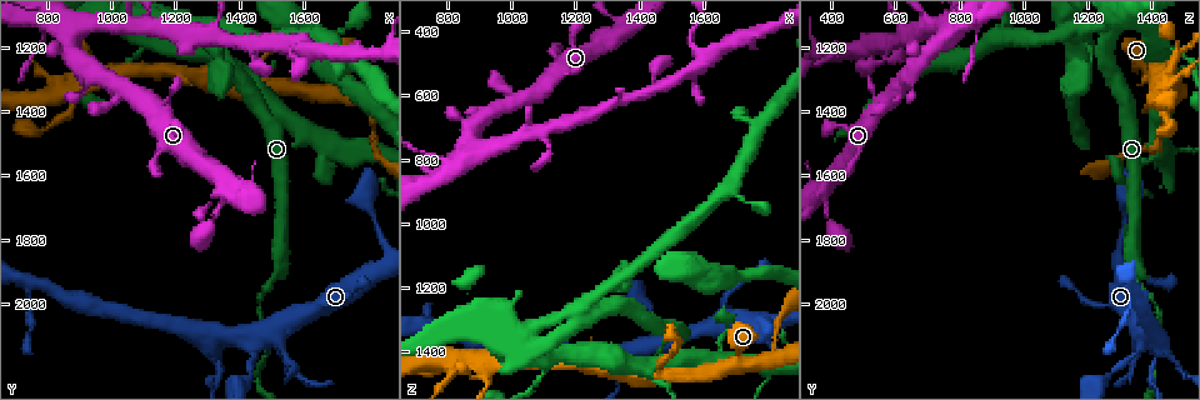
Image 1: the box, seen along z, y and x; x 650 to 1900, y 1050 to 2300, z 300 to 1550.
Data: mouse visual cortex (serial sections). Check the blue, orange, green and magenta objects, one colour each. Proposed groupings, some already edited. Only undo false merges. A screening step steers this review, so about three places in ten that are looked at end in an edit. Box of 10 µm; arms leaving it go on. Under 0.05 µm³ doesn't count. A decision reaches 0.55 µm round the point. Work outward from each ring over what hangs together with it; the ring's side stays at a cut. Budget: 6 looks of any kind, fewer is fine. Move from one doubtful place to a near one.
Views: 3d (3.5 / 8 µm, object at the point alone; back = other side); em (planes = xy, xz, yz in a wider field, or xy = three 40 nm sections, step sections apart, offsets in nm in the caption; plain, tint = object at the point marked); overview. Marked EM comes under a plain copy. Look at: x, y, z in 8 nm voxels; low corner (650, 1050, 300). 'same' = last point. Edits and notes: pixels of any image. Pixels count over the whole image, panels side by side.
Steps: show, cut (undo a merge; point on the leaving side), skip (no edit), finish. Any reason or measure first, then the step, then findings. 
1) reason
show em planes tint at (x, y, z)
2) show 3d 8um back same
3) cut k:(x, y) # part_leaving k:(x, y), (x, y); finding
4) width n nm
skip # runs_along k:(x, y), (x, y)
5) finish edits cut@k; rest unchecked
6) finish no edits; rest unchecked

calibre changes
show 3d 3.5um at (1530, 1880, 1370)

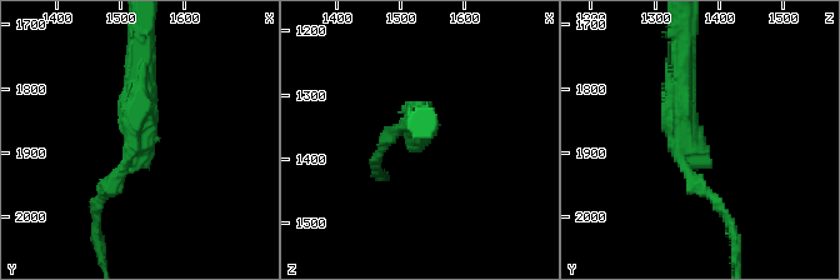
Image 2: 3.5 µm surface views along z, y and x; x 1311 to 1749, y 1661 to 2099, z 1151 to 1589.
arm_widths 150, 300 nm
show em xy step 2 tint at (1525, 1880, 1355)

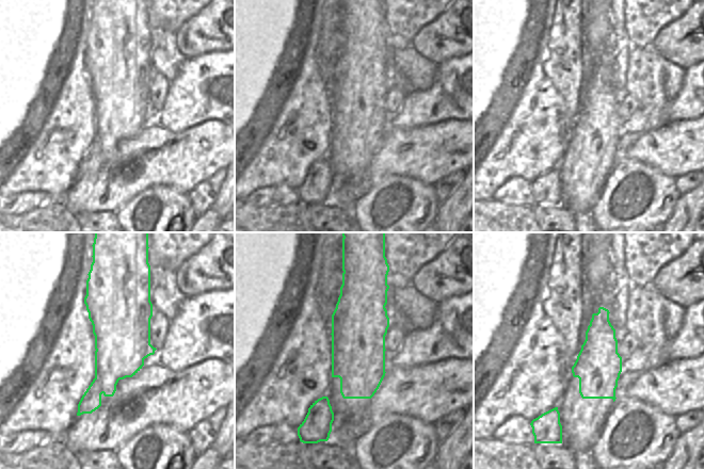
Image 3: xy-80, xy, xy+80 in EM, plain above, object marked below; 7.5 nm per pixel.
cut 2:(99, 200) # part_leaving 2:(128, 163), (96, 201), (100, 259); two cells meet here

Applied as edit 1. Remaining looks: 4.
looks like a crossing
show 3d 3.5um at (1440, 2120, 1380)

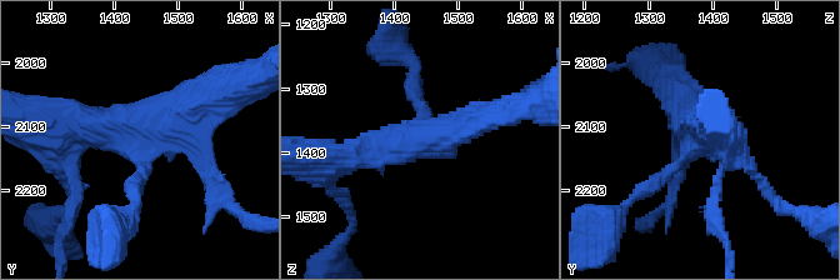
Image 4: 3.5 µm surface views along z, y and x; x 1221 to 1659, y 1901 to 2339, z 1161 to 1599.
arm_widths 150, 150, 350, 400 nm
skip # runs_along 4:(500, 113), (438, 138), (350, 158); continuous, no second cell

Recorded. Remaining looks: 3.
abrupt turn
show 3d 3.5um at (1610, 1200, 490)

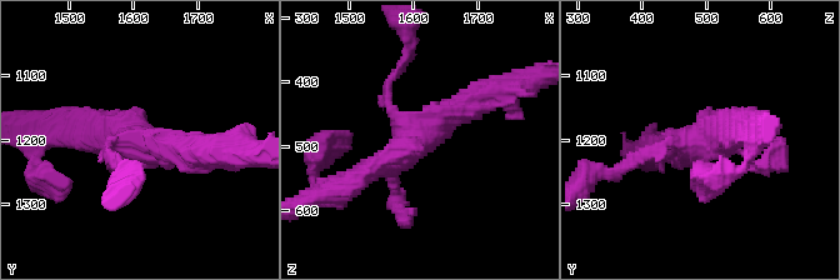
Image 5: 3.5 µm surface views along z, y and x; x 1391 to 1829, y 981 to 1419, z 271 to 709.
show em planes tint at (1605, 1200, 490)

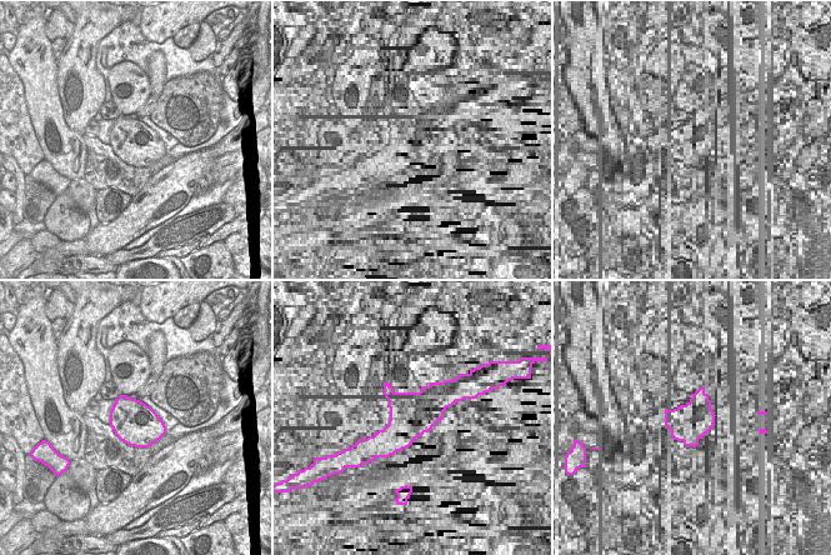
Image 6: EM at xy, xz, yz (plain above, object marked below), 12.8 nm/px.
skip # runs_along 5:(349, 183), (490, 93); continuous, no second cell

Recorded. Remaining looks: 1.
finish edits cut@2; rest unchecked

